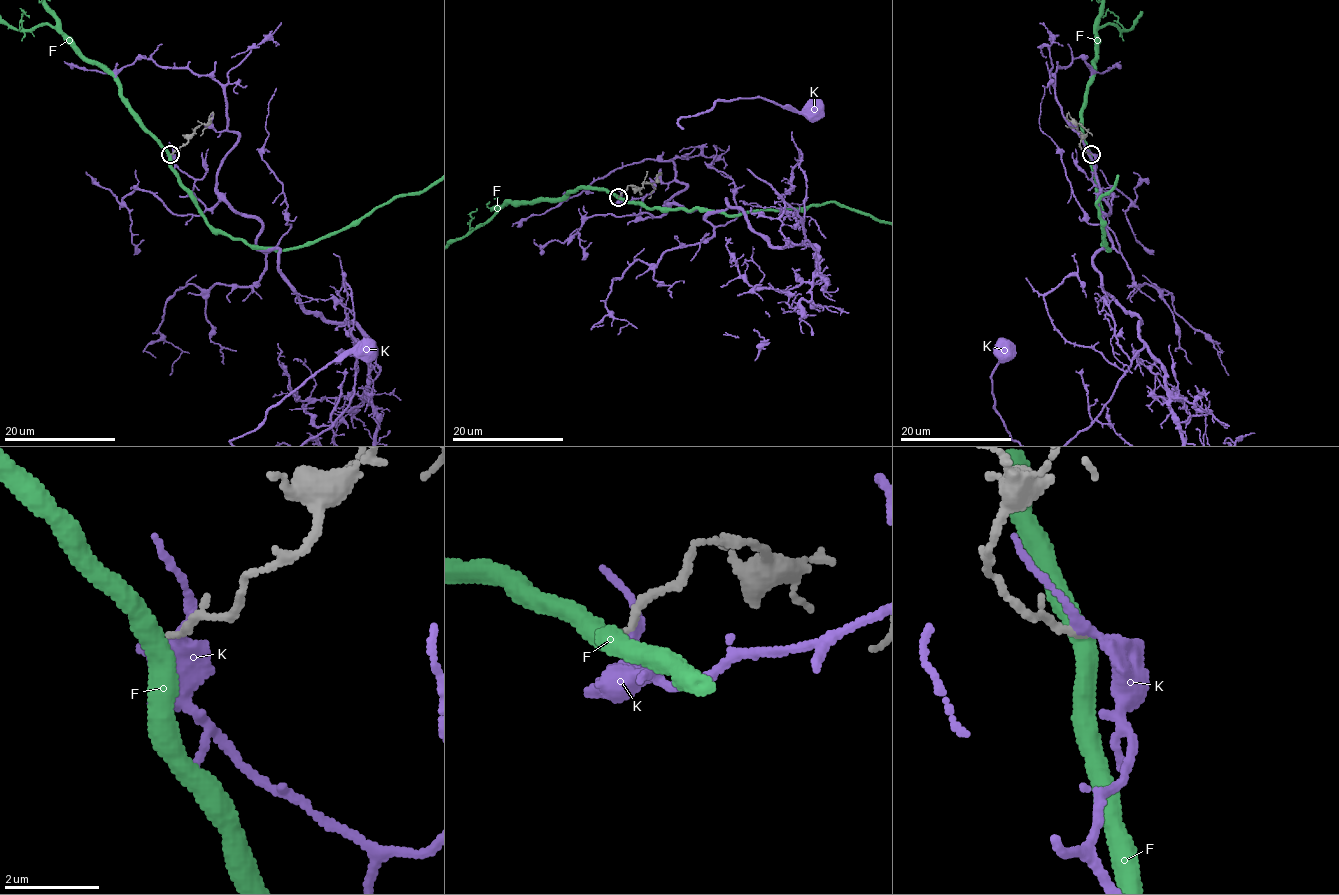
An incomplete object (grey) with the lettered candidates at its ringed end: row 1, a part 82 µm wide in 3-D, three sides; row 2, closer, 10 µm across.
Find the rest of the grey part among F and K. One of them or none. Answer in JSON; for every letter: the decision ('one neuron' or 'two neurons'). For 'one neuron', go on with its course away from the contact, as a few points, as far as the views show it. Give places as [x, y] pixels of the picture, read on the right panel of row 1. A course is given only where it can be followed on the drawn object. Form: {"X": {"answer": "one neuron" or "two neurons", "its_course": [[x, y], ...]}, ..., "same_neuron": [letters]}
{"F": {"answer": "two neurons"}, "K": {"answer": "two neurons"}, "same_neuron": []}

